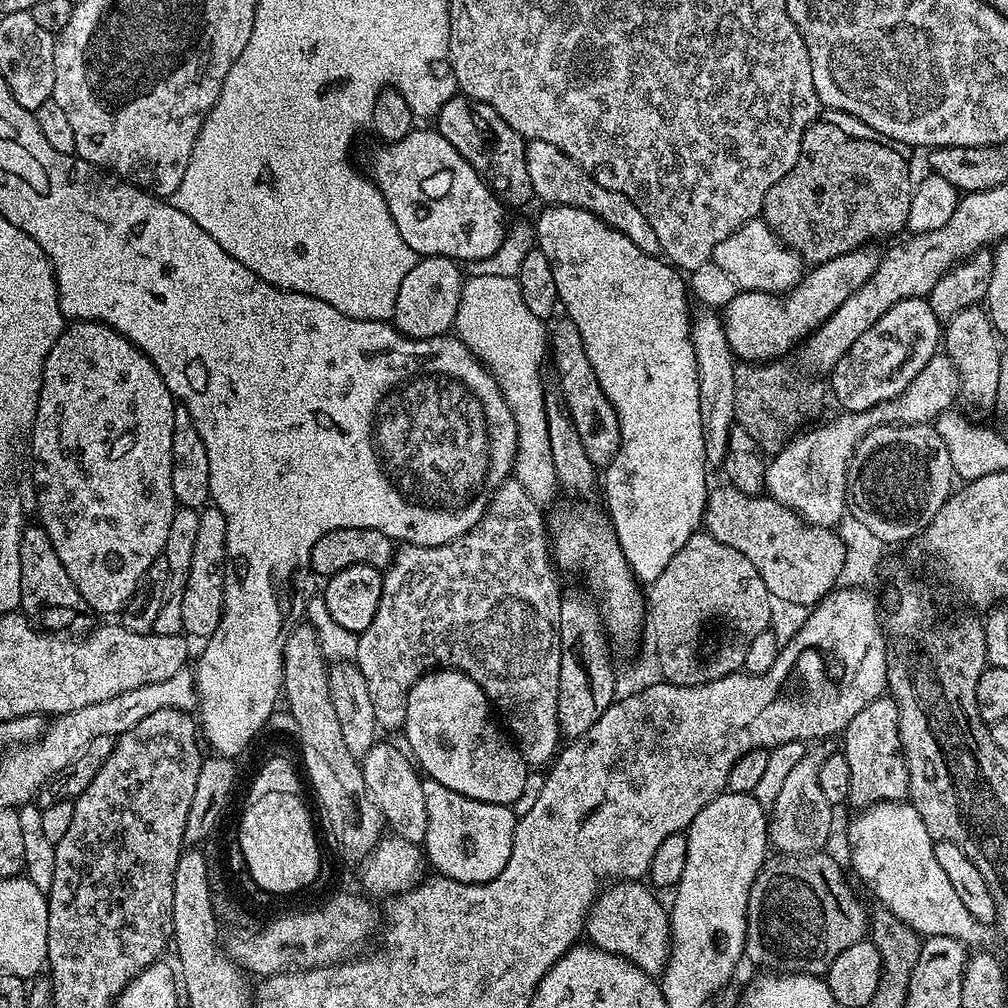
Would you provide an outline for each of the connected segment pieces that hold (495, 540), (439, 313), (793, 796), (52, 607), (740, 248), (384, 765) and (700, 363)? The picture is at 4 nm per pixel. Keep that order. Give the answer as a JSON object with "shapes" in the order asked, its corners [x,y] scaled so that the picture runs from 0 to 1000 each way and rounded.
{"shapes":[[[[505,474],[487,489],[488,501],[479,505],[477,514],[468,525],[445,540],[421,542],[402,539],[392,545],[389,559],[380,568],[379,593],[371,609],[371,617],[353,632],[353,649],[351,657],[367,681],[367,696],[371,696],[371,712],[378,723],[400,723],[405,715],[405,689],[418,671],[433,665],[455,665],[461,667],[473,681],[484,689],[491,705],[504,713],[503,725],[510,731],[510,737],[516,743],[521,758],[543,759],[553,749],[558,738],[556,717],[554,716],[554,665],[556,664],[556,579],[552,576],[549,557],[546,555],[546,532],[540,529],[540,512],[537,501],[530,499],[522,486],[511,474]]],[[[422,254],[414,257],[403,276],[399,276],[399,284],[395,284],[395,296],[391,300],[391,312],[388,315],[393,328],[411,337],[426,337],[441,332],[449,324],[454,312],[461,279],[457,263],[444,254]]],[[[803,745],[794,756],[777,767],[777,778],[773,781],[769,798],[764,802],[762,814],[762,836],[771,846],[793,849],[813,845],[818,840],[817,832],[825,821],[827,800],[819,788],[815,788],[815,779],[812,776],[814,755],[814,748]]],[[[39,522],[25,523],[20,532],[20,601],[28,618],[48,629],[63,629],[66,623],[75,623],[79,615],[75,607],[84,606],[81,589],[69,577],[69,569],[54,546],[54,538]]],[[[756,216],[740,220],[724,236],[716,236],[708,244],[705,261],[711,262],[724,276],[728,276],[731,287],[744,290],[769,290],[777,292],[790,285],[796,277],[796,259]]],[[[374,736],[360,750],[359,761],[364,789],[377,801],[382,818],[392,828],[403,831],[403,835],[420,838],[425,826],[423,792],[419,788],[421,774],[418,767],[411,761],[410,755],[406,751],[400,750],[394,744],[392,737]]],[[[696,308],[700,310],[694,310],[686,314],[687,318],[687,342],[688,343],[688,351],[690,352],[690,366],[694,372],[694,404],[698,411],[698,441],[700,442],[700,454],[703,461],[714,462],[717,461],[720,450],[722,449],[722,430],[726,428],[728,424],[728,418],[730,415],[730,361],[728,360],[728,350],[725,343],[722,342],[722,336],[718,330],[717,318],[710,313],[710,314],[704,311],[707,309]]]]}

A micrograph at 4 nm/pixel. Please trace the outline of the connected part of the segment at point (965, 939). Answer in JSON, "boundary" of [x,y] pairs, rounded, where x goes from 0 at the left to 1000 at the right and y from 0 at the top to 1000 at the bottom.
{"boundary":[[[873,795],[872,798],[862,799],[854,808],[851,815],[845,816],[841,821],[841,833],[845,841],[845,857],[850,865],[850,867],[867,883],[868,887],[871,889],[872,896],[875,896],[882,905],[888,907],[897,917],[901,917],[905,922],[910,925],[910,928],[916,930],[923,929],[944,929],[948,933],[951,933],[955,937],[968,937],[964,938],[969,938],[972,940],[980,940],[984,938],[983,935],[985,931],[988,931],[985,920],[976,916],[970,915],[962,903],[958,899],[954,899],[954,893],[950,891],[950,887],[947,886],[946,881],[942,878],[942,873],[938,866],[936,866],[934,859],[931,857],[931,853],[928,849],[928,834],[919,823],[918,816],[915,815],[914,810],[911,808],[908,801],[904,797],[896,795]]]}

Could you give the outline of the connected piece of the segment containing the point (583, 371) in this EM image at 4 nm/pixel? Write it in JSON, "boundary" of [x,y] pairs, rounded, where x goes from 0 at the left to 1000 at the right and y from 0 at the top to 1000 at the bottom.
{"boundary":[[[560,315],[552,326],[546,329],[546,353],[552,356],[552,369],[556,372],[554,392],[563,407],[563,414],[569,419],[585,458],[592,465],[602,465],[615,447],[615,420],[606,399],[601,395],[585,355],[581,355],[581,343],[577,343],[577,331],[568,317]]]}

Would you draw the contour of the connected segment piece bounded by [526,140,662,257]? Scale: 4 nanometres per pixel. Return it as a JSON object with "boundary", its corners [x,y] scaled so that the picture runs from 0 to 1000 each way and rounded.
{"boundary":[[[524,139],[522,143],[522,167],[526,169],[526,181],[531,197],[541,198],[539,201],[544,204],[555,204],[557,206],[572,206],[582,208],[589,212],[594,218],[600,218],[609,228],[613,228],[633,248],[637,248],[643,254],[654,255],[657,247],[655,240],[649,232],[649,224],[641,220],[641,212],[629,204],[625,196],[613,192],[609,188],[601,188],[592,179],[589,179],[569,157],[565,157],[554,145],[537,139]]]}

